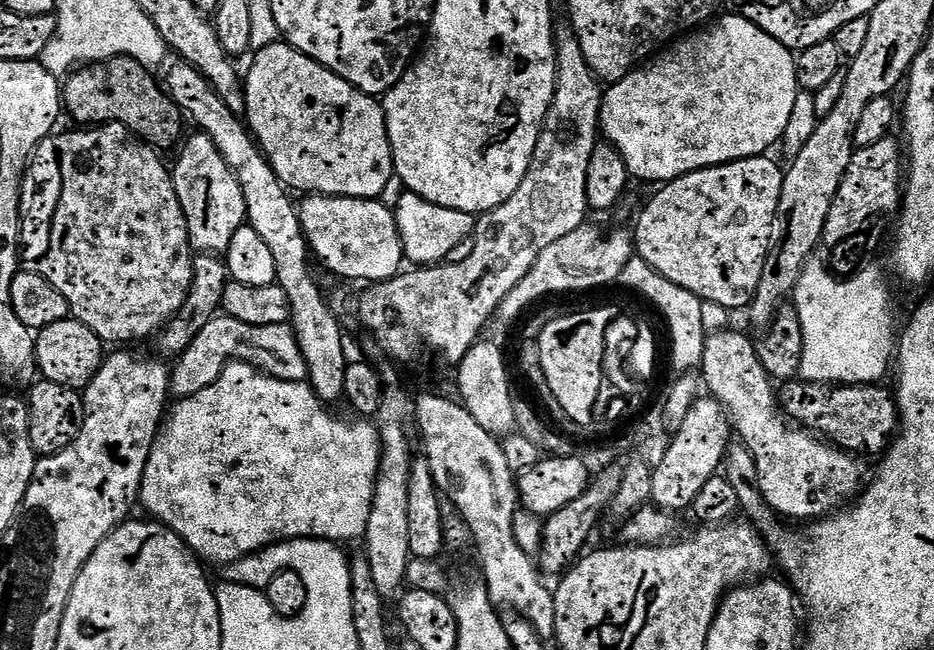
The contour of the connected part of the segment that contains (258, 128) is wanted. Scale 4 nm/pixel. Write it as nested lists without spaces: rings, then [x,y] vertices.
[[[287,42],[280,44],[268,44],[252,60],[252,65],[248,68],[248,76],[243,81],[244,89],[244,112],[246,113],[246,123],[256,143],[268,157],[270,166],[278,174],[285,188],[295,190],[300,194],[315,194],[317,196],[353,196],[363,200],[374,200],[383,197],[383,192],[387,190],[388,183],[394,180],[394,169],[392,167],[392,147],[390,138],[386,130],[386,118],[381,101],[375,96],[368,96],[365,92],[360,92],[350,82],[343,80],[338,74],[334,74],[326,66],[319,64],[317,60],[311,60],[306,54],[302,54],[298,49],[293,48]]]

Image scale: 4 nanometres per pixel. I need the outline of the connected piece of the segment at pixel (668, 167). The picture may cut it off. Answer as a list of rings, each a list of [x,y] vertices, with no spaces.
[[[731,15],[724,16],[721,20],[713,19],[707,26],[677,39],[671,46],[665,47],[655,58],[649,59],[643,66],[629,72],[626,78],[611,85],[603,93],[600,105],[600,132],[603,139],[612,144],[618,150],[618,154],[622,154],[628,167],[629,177],[636,179],[637,176],[640,180],[660,180],[659,182],[677,180],[680,176],[697,172],[703,168],[713,168],[719,164],[729,164],[735,160],[765,155],[769,151],[767,148],[775,140],[776,143],[783,141],[786,122],[790,122],[790,114],[794,111],[794,98],[802,91],[800,83],[796,81],[796,56],[793,49],[782,46],[782,42],[770,38],[770,34],[766,34],[745,16]]]

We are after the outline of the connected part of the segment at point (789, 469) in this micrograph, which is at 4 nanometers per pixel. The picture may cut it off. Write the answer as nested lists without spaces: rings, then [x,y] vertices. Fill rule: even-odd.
[[[716,332],[713,336],[711,333],[704,341],[698,372],[702,377],[703,387],[708,387],[710,396],[724,408],[735,435],[741,436],[739,439],[751,452],[757,464],[755,485],[777,516],[792,522],[818,520],[831,516],[833,512],[853,503],[864,491],[866,476],[864,480],[864,468],[860,465],[863,463],[853,453],[846,452],[827,439],[813,434],[809,429],[790,422],[789,417],[782,411],[781,401],[772,397],[774,384],[759,361],[753,338],[751,340],[740,332]]]

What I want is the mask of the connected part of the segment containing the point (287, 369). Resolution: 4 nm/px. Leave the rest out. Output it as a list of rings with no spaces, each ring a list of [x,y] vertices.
[[[225,314],[217,315],[209,322],[206,330],[190,342],[190,346],[181,352],[170,372],[170,392],[173,397],[183,398],[198,394],[198,390],[206,390],[222,374],[229,362],[239,362],[254,366],[266,376],[279,380],[308,379],[306,360],[302,358],[302,350],[296,341],[291,323],[270,326],[252,326],[240,322]]]

